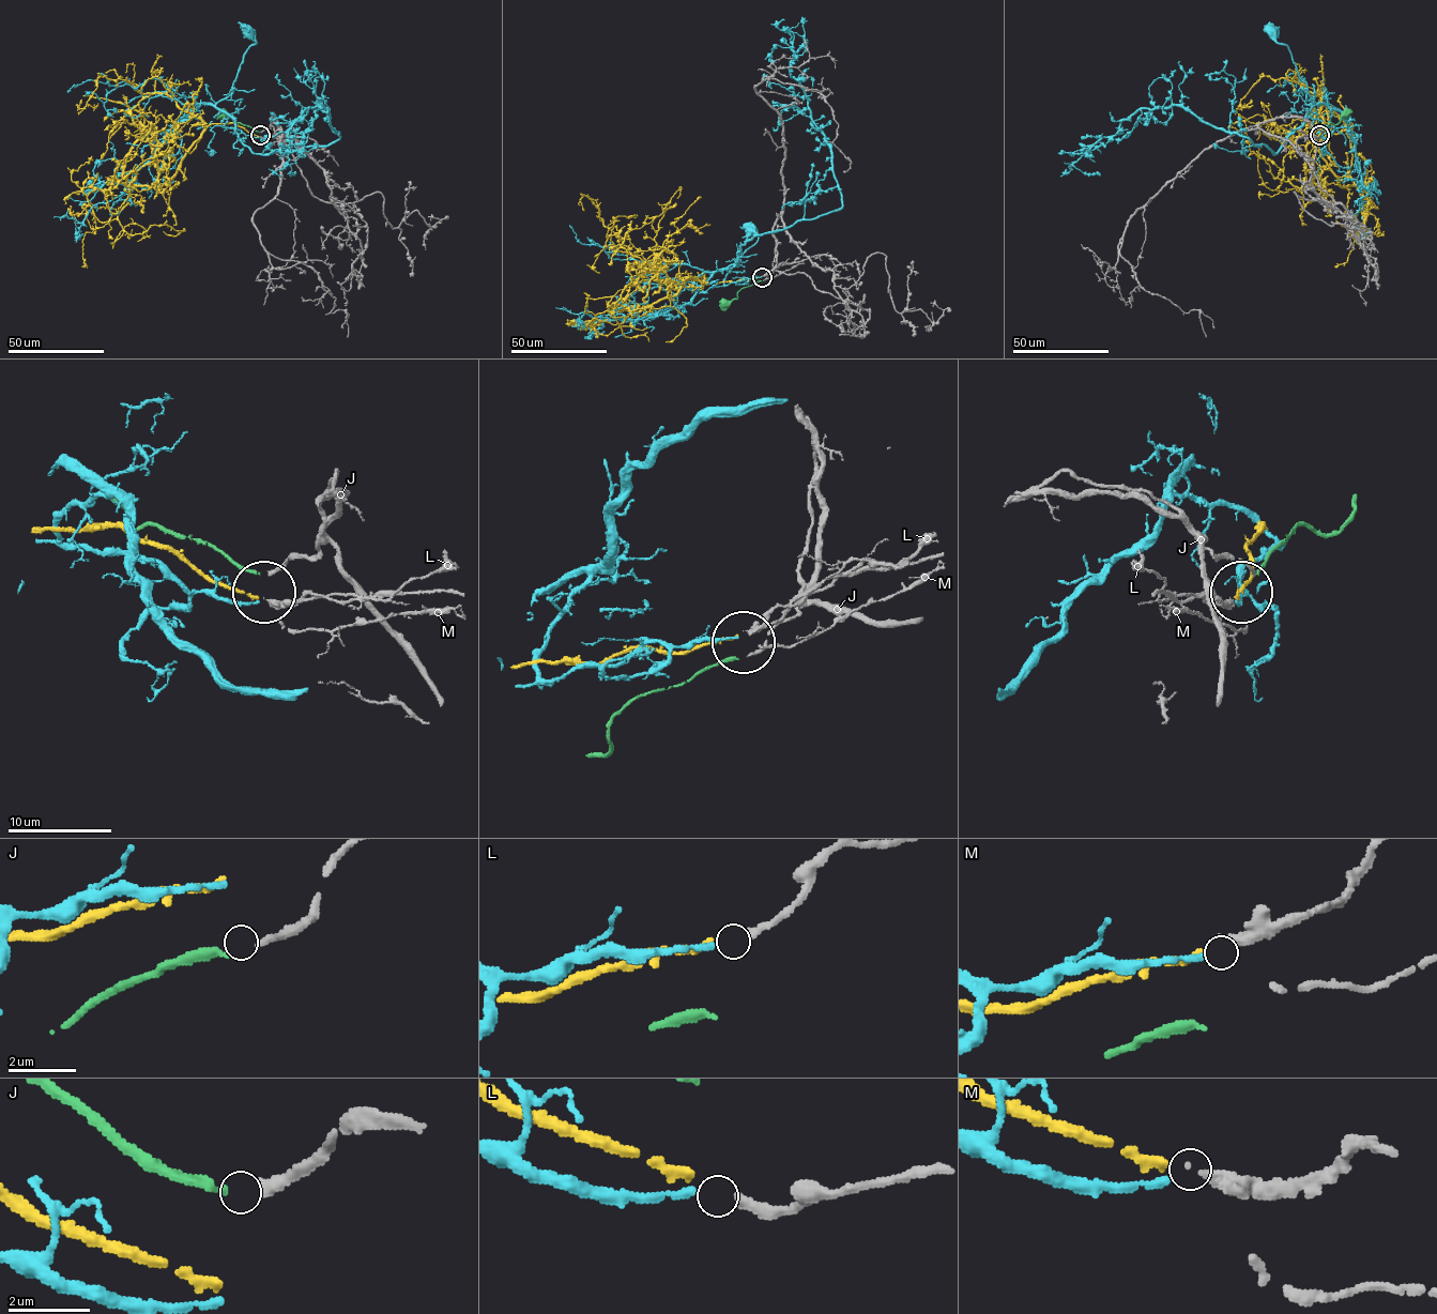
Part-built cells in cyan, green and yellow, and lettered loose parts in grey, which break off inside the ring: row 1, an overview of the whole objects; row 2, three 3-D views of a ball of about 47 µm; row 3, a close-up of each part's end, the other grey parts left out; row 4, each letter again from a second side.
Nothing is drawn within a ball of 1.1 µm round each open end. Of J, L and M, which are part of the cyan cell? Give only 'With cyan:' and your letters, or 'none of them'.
With cyan: L

